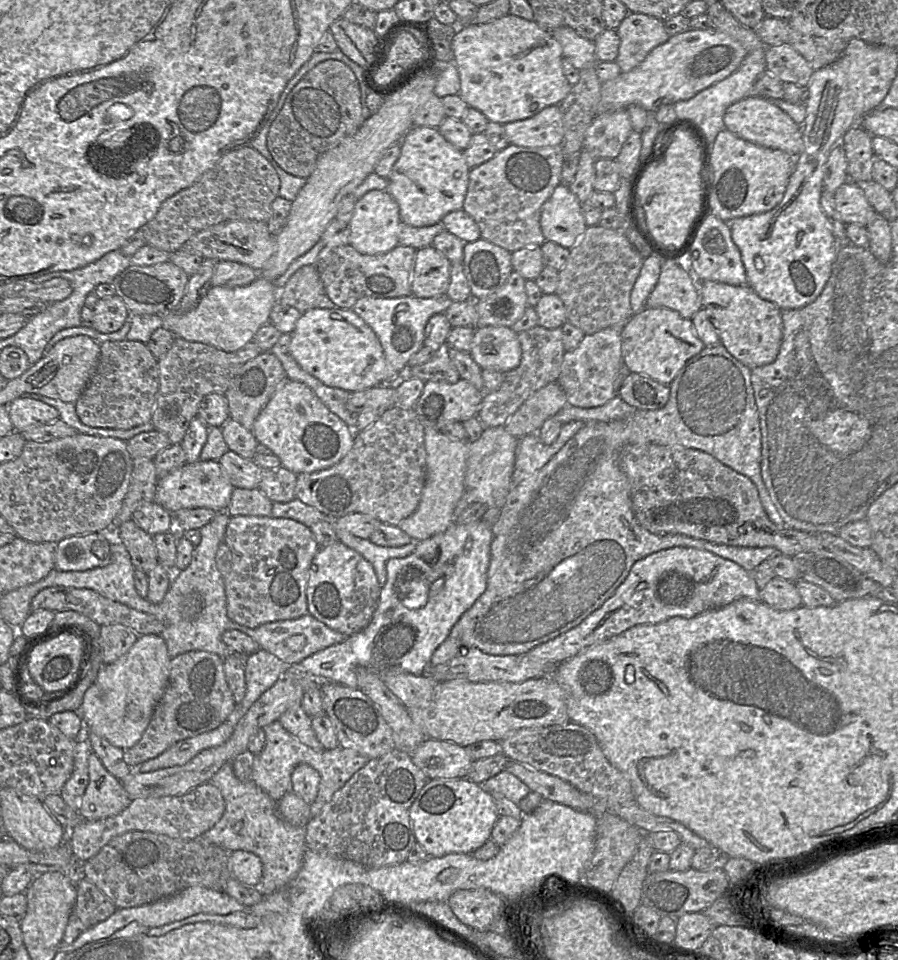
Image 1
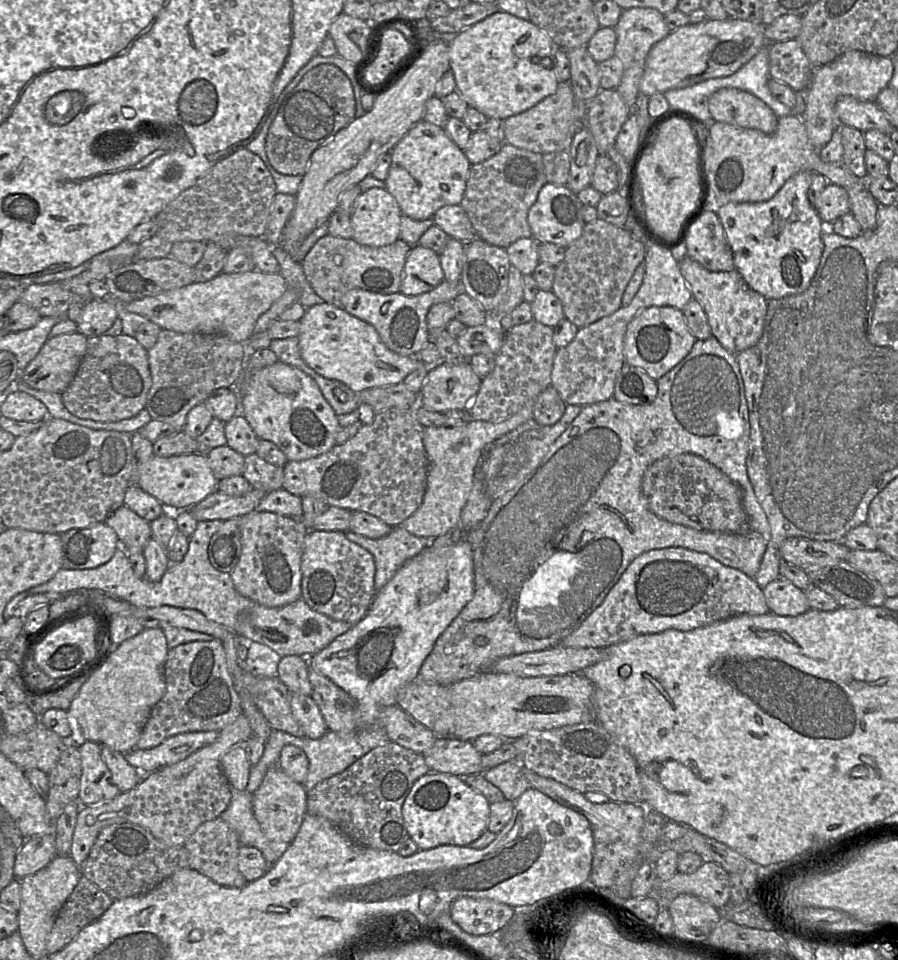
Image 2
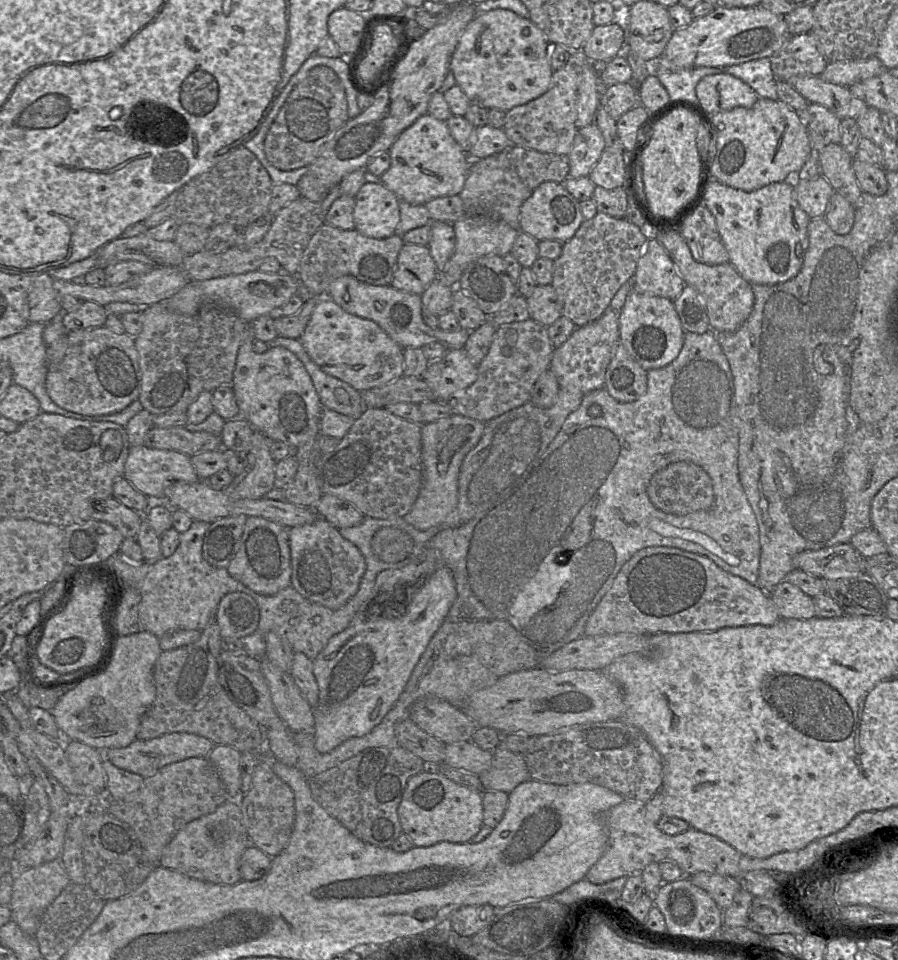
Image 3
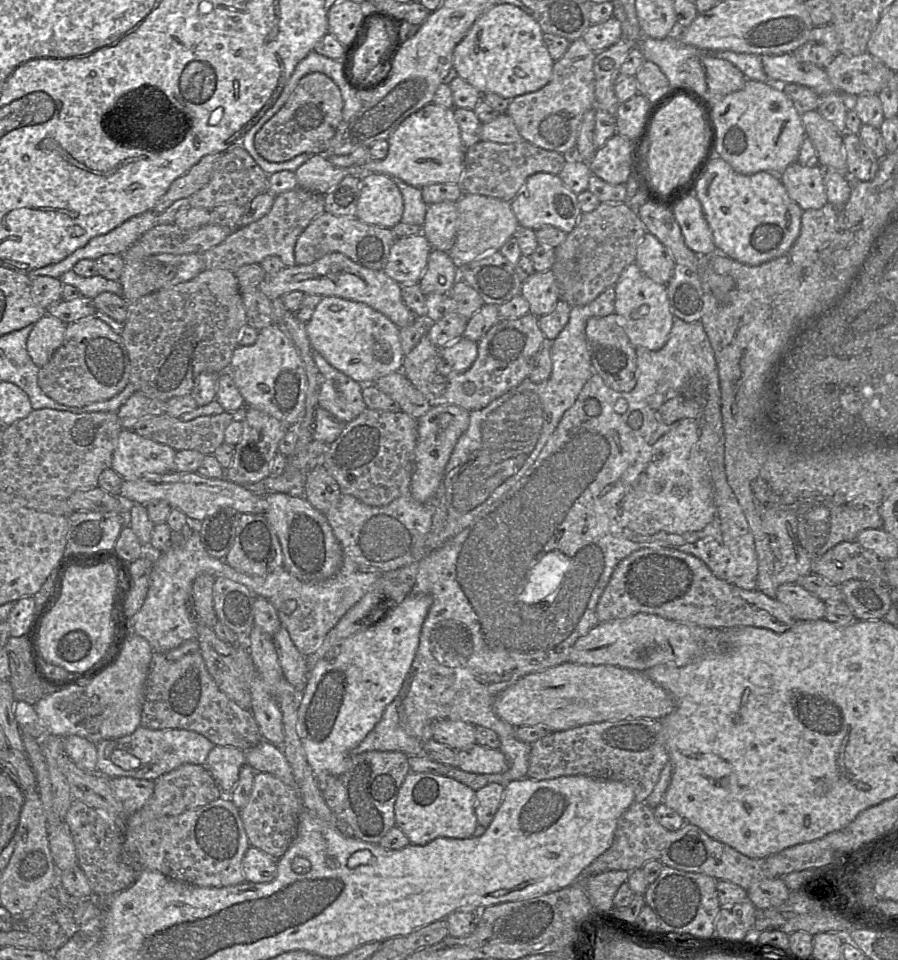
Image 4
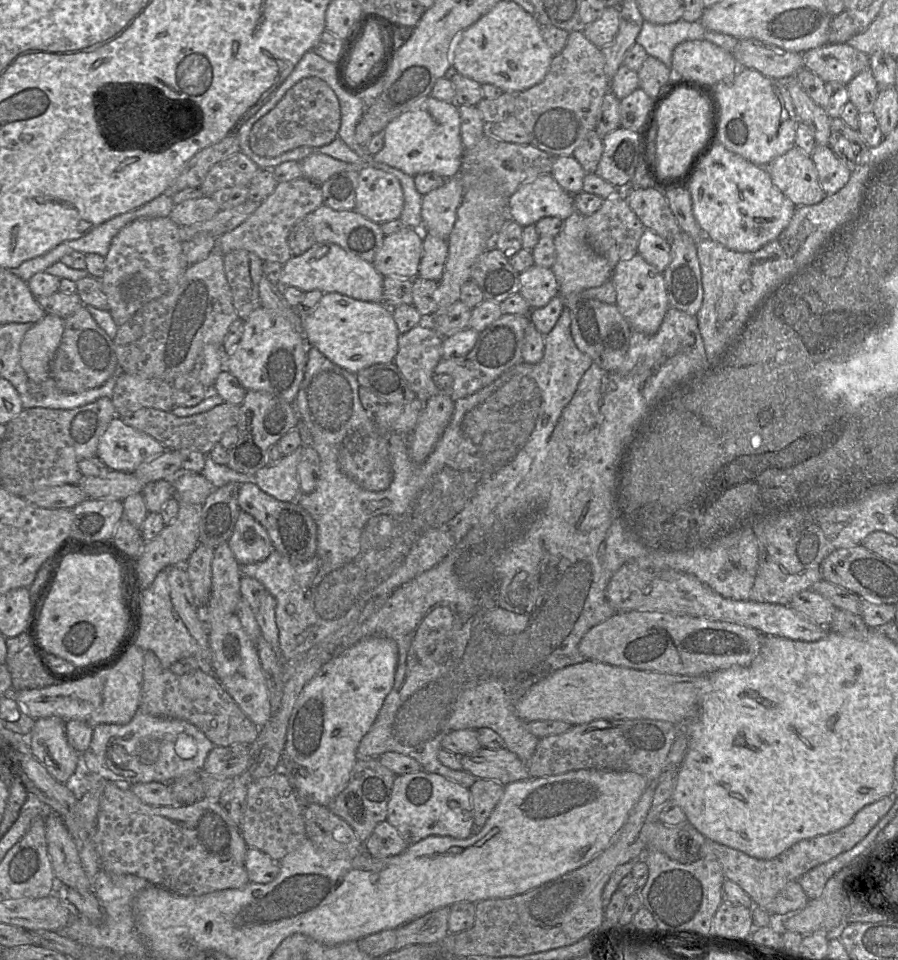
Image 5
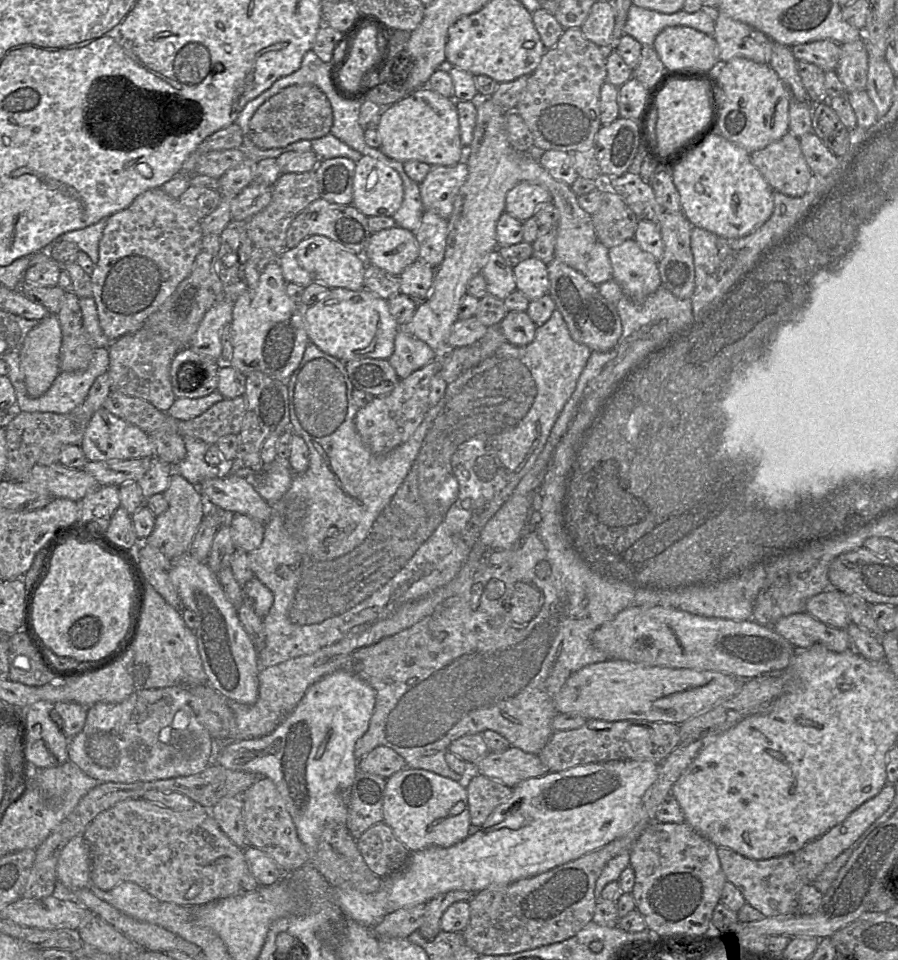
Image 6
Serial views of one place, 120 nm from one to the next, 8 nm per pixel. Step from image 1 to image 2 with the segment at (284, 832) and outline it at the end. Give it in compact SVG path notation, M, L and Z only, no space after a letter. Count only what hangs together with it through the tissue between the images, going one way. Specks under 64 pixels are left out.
M230 786L231 801L219 816L237 833L240 845L255 847L268 863L268 870L284 854L290 844L269 840L260 828L253 813L253 793Z

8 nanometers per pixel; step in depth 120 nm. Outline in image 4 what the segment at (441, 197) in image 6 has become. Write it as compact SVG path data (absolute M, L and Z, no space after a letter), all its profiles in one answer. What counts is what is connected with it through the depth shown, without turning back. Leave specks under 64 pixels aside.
M457 202L428 205L422 234L432 249L449 252L456 238Z

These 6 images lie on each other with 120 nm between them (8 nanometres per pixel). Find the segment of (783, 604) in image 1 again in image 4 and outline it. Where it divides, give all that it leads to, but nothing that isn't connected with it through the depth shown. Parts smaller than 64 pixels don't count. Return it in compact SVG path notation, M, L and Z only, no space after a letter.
M797 583L780 585L776 599L787 607L796 621L824 619L826 603Z

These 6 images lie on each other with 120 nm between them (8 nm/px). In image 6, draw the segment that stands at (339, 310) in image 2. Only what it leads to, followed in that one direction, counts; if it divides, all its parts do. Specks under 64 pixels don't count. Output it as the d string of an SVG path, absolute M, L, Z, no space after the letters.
M332 288L303 312L306 334L320 350L343 362L355 359L387 359L394 351L399 326L391 315L387 300L366 288L353 291Z

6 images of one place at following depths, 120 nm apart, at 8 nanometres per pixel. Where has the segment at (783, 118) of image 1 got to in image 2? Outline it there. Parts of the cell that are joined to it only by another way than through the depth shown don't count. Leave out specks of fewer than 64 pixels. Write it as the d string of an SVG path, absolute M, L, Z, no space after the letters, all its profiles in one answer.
M721 88L708 100L713 121L773 133L778 124L774 111L752 93L737 88Z

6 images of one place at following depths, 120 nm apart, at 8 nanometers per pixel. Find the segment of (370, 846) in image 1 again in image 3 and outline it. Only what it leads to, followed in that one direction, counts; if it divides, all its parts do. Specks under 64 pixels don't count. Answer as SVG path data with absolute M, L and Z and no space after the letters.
M377 747L308 779L308 783L315 801L354 836L368 844L389 848L403 833L397 810L407 782L428 768L421 758L403 747Z

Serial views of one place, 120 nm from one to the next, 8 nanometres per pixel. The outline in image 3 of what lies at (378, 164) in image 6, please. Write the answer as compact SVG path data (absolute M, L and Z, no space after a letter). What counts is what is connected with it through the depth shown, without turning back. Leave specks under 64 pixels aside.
M366 182L355 196L355 229L376 239L397 233L400 220L399 198L383 184Z

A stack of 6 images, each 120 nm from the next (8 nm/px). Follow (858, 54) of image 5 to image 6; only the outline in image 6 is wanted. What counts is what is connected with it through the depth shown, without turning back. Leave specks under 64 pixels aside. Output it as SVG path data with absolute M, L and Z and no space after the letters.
M819 40L790 48L797 61L815 64L824 72L828 72L837 68L841 55L840 45L832 40Z

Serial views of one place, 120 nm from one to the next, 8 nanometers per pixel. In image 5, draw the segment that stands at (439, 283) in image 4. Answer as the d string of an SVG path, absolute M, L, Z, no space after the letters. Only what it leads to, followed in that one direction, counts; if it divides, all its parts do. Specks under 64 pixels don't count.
M423 233L422 256L418 276L438 282L443 275L447 258L447 240L429 233Z

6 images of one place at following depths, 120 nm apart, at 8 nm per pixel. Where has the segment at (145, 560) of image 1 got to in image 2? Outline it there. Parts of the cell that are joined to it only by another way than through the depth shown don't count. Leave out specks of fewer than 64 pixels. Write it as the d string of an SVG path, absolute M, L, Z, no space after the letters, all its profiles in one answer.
M125 504L113 511L104 522L119 538L120 545L129 552L143 552L152 537L150 523Z

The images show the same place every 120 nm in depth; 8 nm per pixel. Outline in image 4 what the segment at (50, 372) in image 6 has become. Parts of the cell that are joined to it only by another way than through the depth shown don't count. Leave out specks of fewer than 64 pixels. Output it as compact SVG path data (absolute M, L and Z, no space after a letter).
M45 314L35 324L27 338L27 352L33 363L44 367L63 342L66 324Z

